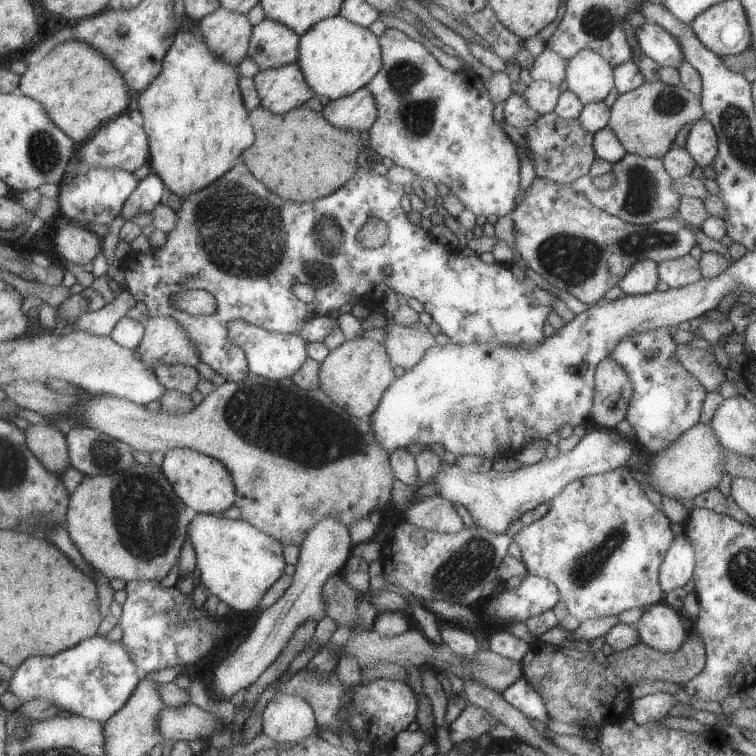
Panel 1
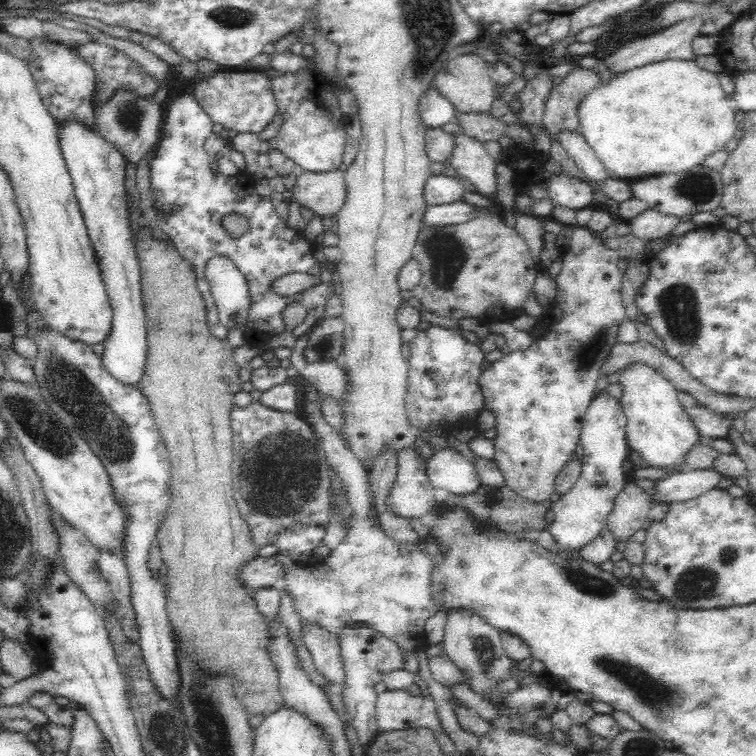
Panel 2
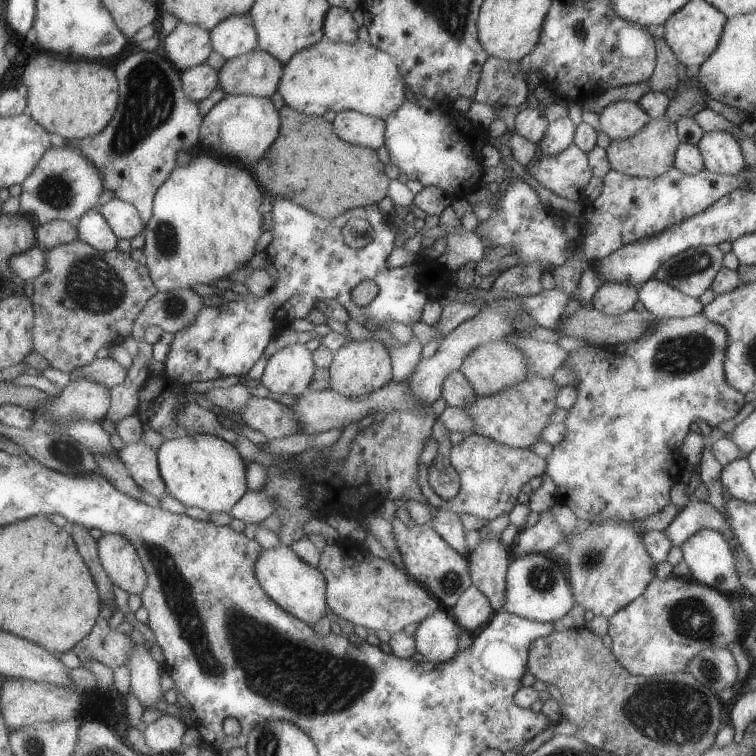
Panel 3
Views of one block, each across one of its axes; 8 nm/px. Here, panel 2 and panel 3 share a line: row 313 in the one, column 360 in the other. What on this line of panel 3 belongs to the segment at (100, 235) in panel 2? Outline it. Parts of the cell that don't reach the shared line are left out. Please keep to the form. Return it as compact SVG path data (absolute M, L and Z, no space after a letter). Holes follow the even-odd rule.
M342 111L333 122L343 140L363 144L366 148L379 149L385 145L385 121L358 111Z

